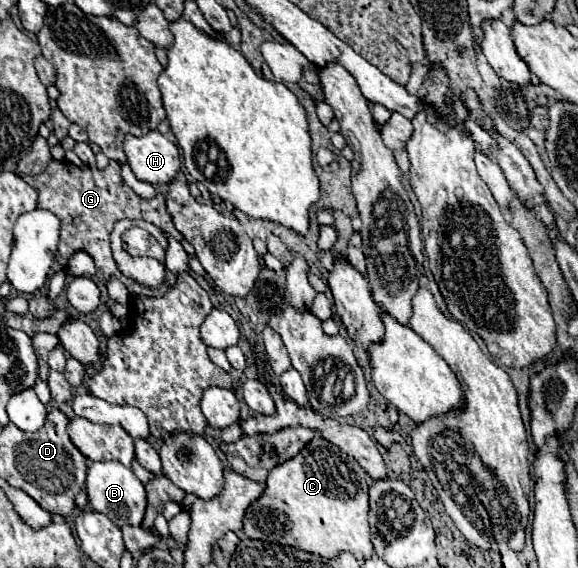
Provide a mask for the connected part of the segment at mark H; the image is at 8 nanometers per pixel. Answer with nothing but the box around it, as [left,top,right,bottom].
[123,131,179,183]

